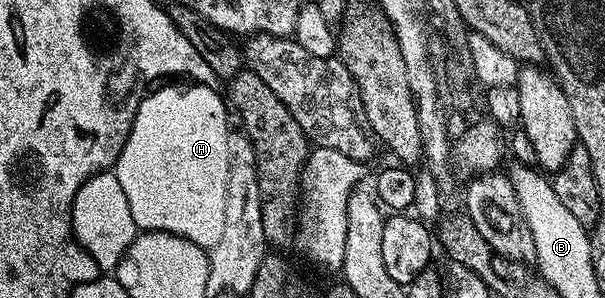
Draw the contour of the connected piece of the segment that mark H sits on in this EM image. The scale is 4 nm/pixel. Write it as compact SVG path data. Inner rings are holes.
M164 84L156 88L161 90L153 89L145 93L138 112L132 117L132 127L122 152L114 163L114 173L130 204L134 224L140 232L172 233L192 241L209 258L210 269L216 266L216 262L220 262L220 258L216 258L220 250L224 250L224 262L228 262L228 250L232 250L232 254L244 254L244 258L236 258L236 262L248 262L248 254L256 254L256 250L260 250L262 233L262 212L252 141L247 134L237 129L234 122L232 127L228 119L229 107L221 95L220 99L212 91L211 85L168 85L172 84Z

